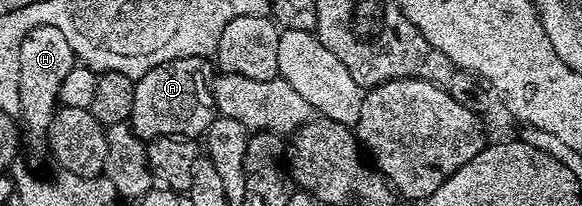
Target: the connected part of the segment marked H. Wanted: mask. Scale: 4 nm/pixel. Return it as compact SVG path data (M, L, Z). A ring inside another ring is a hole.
M38 26L22 38L20 59L16 70L16 85L20 99L19 123L22 125L22 136L36 152L44 152L50 122L54 118L59 101L59 90L66 74L78 64L78 57L73 52L70 42L66 42L66 34L62 30L54 30L54 26Z

